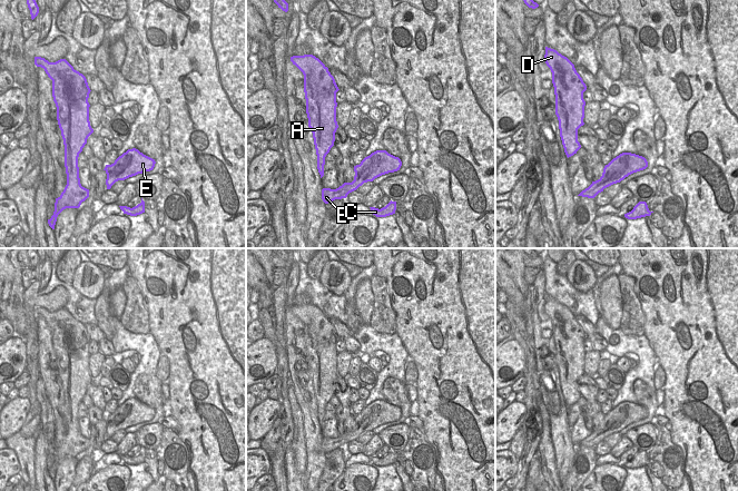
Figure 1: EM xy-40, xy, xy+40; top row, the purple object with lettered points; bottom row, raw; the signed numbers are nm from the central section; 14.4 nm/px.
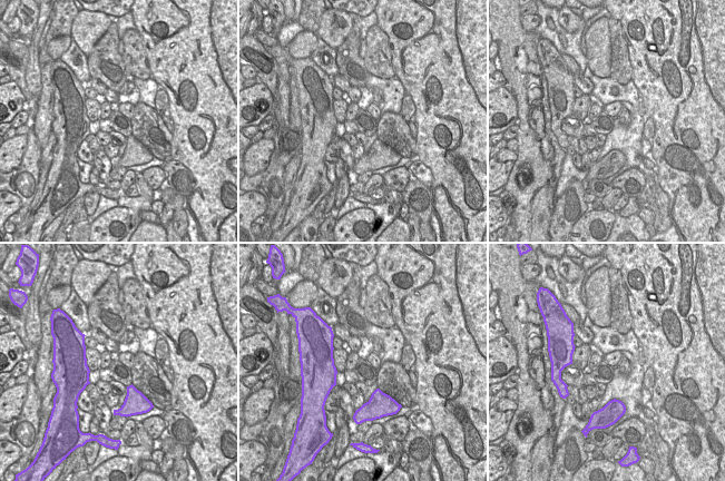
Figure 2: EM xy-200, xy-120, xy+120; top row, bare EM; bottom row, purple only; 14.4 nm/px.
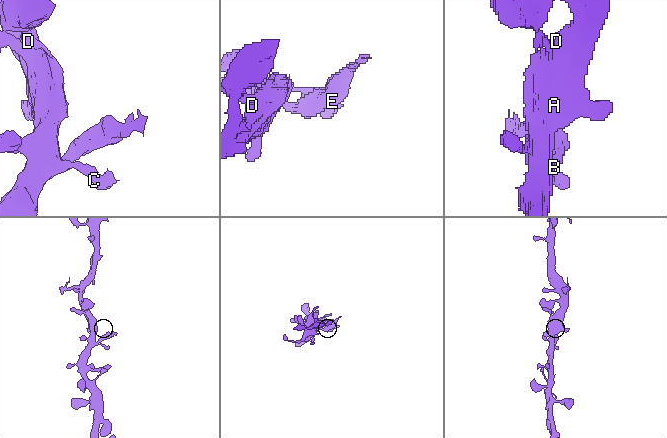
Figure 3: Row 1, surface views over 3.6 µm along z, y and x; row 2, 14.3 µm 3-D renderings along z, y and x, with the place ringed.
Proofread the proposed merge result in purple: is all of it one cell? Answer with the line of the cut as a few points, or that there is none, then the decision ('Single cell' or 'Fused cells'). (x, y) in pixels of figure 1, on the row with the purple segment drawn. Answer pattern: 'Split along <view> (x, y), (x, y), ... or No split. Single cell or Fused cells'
No split. Single cell.

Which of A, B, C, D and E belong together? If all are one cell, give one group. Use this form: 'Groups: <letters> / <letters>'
Groups: A B C D E.

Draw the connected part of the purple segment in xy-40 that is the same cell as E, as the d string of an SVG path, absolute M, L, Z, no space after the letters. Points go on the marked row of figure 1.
M128 149L114 164L106 165L104 170L107 174L107 189L110 189L118 180L125 180L138 174L152 170L155 164L155 159L144 155L138 149Z

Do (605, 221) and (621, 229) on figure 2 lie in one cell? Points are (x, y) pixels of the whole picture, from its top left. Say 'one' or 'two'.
two

